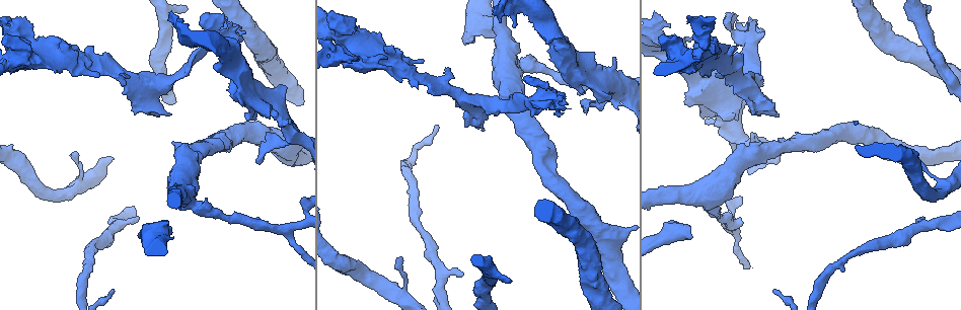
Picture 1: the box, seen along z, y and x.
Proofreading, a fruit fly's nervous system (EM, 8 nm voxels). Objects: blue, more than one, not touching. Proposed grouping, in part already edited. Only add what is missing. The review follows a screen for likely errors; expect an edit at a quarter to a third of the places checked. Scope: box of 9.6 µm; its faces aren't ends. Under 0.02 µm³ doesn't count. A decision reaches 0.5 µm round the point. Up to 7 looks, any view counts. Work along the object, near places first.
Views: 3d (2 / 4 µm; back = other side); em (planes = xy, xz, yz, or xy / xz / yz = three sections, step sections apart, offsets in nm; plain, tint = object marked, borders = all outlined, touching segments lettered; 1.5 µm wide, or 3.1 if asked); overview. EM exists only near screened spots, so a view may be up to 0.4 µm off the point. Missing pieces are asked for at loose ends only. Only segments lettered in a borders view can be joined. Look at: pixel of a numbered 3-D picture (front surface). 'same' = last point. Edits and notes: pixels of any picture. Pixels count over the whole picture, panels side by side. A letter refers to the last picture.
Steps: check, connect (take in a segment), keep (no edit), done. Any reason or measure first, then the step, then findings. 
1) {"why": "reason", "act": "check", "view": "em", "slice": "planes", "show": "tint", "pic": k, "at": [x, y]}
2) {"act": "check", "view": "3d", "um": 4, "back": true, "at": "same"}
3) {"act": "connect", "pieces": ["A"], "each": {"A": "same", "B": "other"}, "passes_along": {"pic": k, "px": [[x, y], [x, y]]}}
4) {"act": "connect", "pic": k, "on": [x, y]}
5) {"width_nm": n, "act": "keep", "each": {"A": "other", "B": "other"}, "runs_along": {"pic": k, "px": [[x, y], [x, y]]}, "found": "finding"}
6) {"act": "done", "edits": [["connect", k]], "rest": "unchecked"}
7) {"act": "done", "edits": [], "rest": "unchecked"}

{"why": "free end", "act": "check", "view": "em", "slice": "planes", "show": "borders", "pic": 1, "at": [124, 94]}

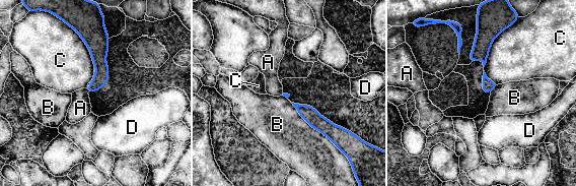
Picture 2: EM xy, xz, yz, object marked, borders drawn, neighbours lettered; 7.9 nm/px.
{"act": "keep", "each": {"A": "other", "B": "other", "C": "other", "D": "other"}, "runs_along": {"pic": 2, "px": [[99, 33], [99, 79], [90, 89]]}, "found": "none of them fits"}

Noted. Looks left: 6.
{"why": "stops while still wide", "act": "check", "view": "em", "slice": "yz", "step": 4, "show": "borders", "pic": 1, "at": [715, 52]}

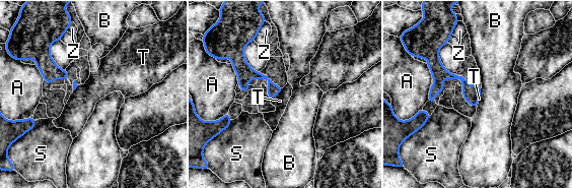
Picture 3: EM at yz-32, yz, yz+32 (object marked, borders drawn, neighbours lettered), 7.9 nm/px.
{"act": "keep", "each": {"A": "other", "B": "other", "S": "other", "T": "other", "Z": "other"}, "runs_along": {"pic": 3, "px": [[434, 61], [465, 81], [474, 103]]}, "found": "none of them fits"}

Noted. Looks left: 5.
{"why": "free end", "act": "check", "view": "3d", "um": 4, "pic": 1, "at": [137, 217]}

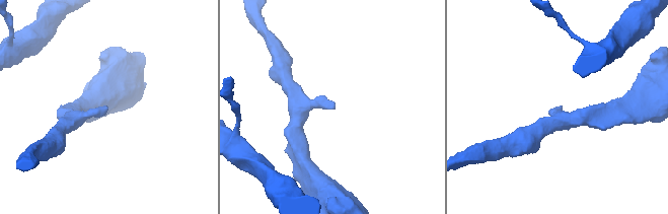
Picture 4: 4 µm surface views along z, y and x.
{"why": "now the EM", "act": "check", "view": "em", "slice": "planes", "show": "borders", "pic": 4, "at": [560, 108]}

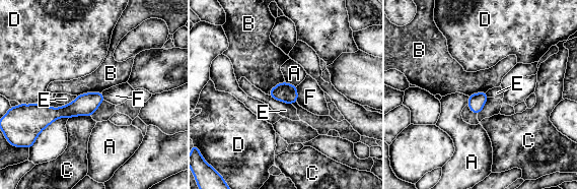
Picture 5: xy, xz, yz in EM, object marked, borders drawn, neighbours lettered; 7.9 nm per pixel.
{"longest_contact_nm": ["B", 200], "act": "keep", "each": {"A": "other", "B": "other", "C": "other", "D": "other", "E": "other", "F": "other"}, "border": {"pic": 5, "px": [[101, 91], [82, 92], [77, 97]]}, "found": "none of them fits"}

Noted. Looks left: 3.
{"act": "done", "edits": [], "rest": "unchecked"}

